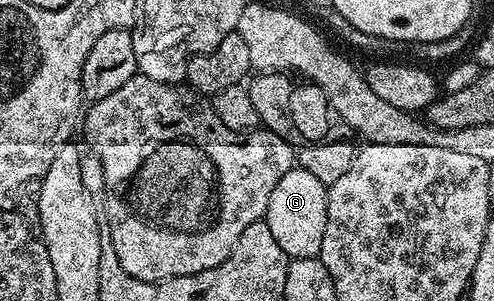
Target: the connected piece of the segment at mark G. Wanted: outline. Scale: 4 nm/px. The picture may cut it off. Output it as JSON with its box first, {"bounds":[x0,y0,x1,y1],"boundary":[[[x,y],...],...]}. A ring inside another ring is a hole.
{"bounds":[264,165,327,260],"boundary":[[[294,165],[290,171],[283,173],[279,185],[275,185],[275,190],[271,192],[264,221],[275,236],[275,241],[279,241],[279,249],[283,249],[290,260],[318,258],[327,225],[326,183],[307,173],[307,169]]]}

